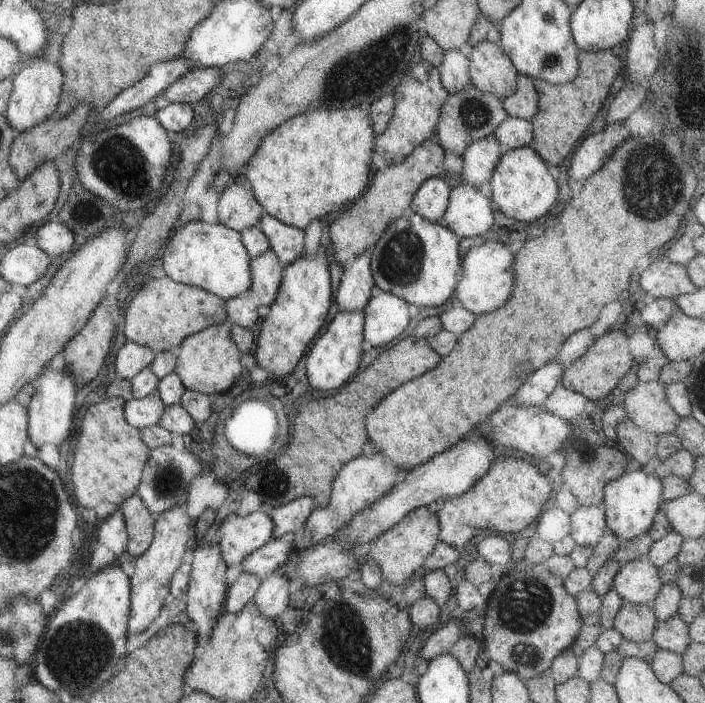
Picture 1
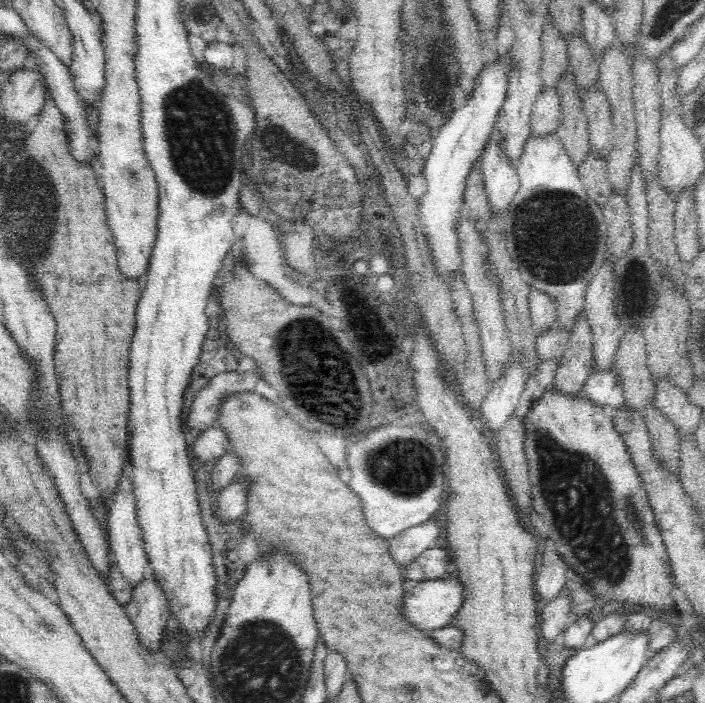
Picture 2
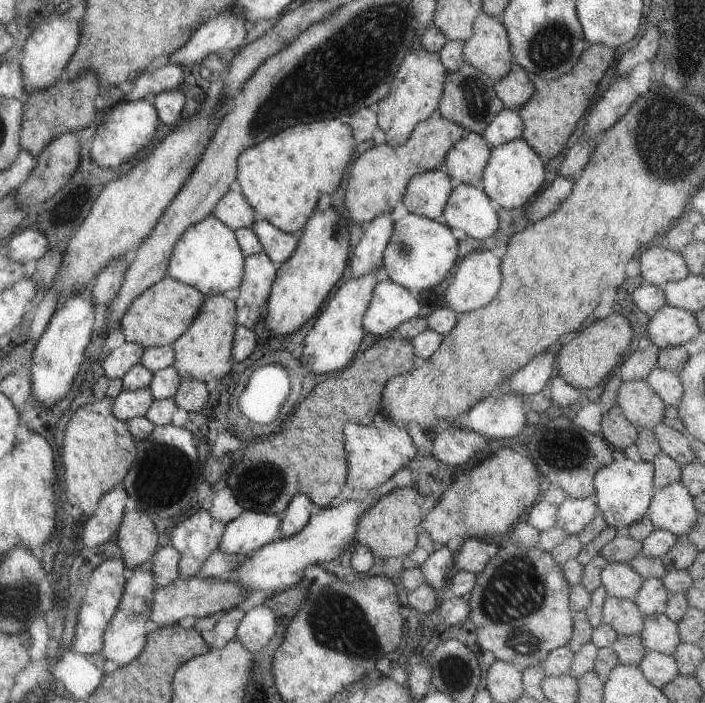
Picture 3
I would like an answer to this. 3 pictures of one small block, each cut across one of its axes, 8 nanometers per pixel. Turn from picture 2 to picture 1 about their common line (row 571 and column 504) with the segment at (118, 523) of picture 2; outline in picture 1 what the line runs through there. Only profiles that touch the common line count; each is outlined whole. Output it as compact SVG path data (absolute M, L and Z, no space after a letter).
M507 116L493 130L491 136L493 136L504 153L507 150L528 145L532 138L532 125L530 120Z

